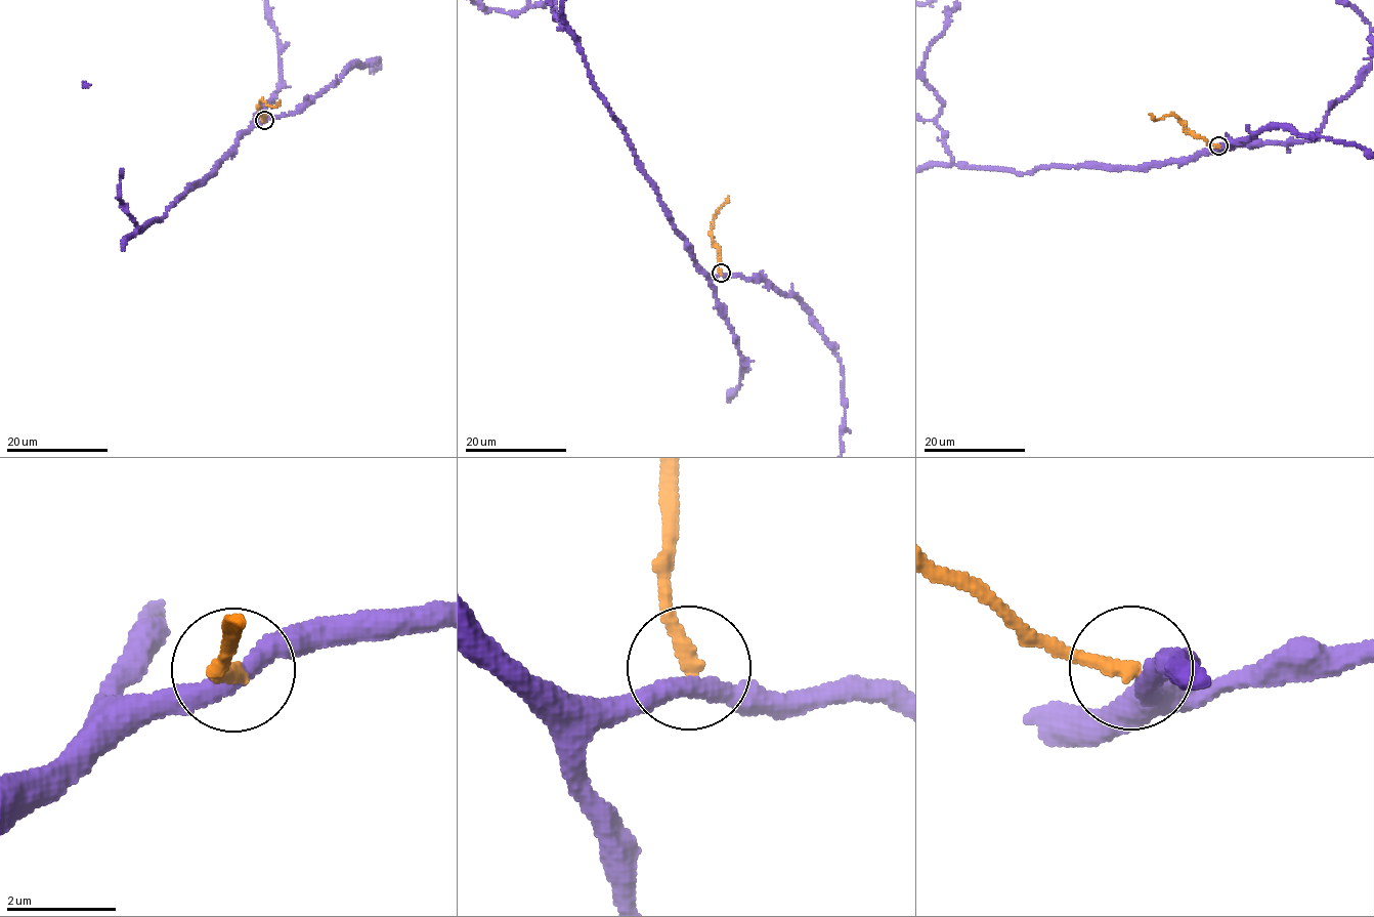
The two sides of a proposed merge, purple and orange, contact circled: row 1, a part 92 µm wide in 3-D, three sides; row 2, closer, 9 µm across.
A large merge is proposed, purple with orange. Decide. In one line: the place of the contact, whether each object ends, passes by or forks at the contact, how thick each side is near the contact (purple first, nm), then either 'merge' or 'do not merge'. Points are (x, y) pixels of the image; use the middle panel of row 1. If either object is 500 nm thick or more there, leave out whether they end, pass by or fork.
(721, 273) | purple passes by | orange ends | 360/280 nm | do not merge

